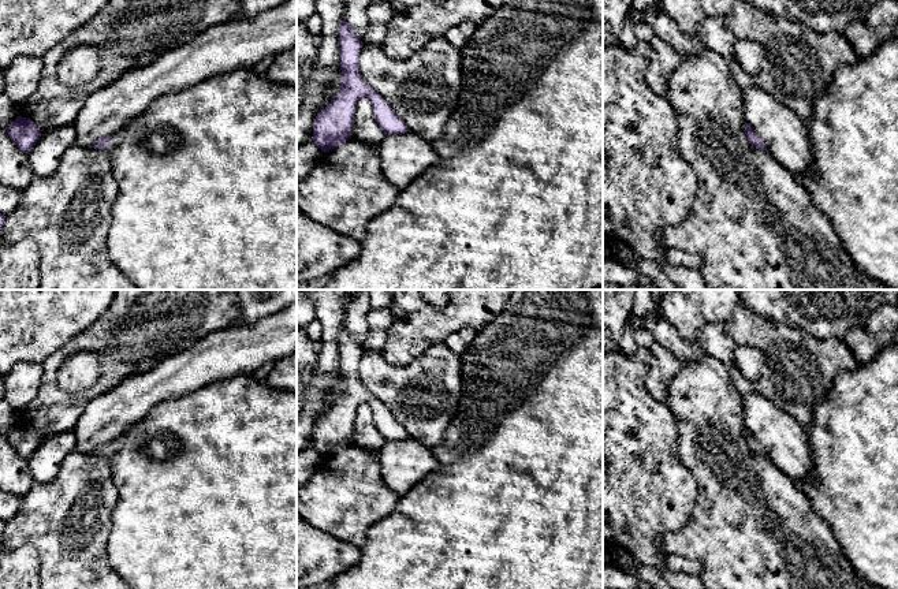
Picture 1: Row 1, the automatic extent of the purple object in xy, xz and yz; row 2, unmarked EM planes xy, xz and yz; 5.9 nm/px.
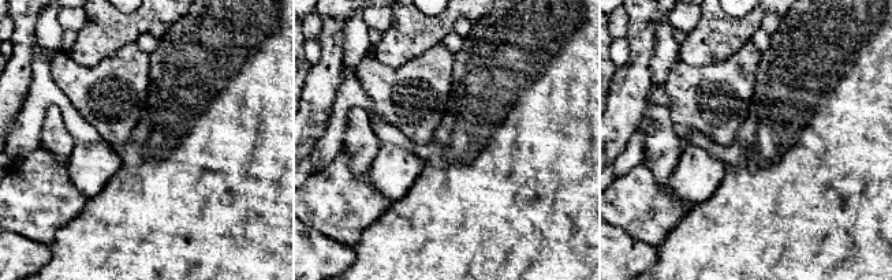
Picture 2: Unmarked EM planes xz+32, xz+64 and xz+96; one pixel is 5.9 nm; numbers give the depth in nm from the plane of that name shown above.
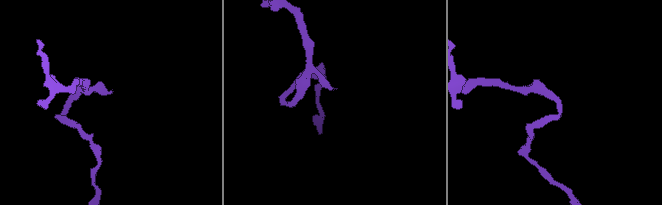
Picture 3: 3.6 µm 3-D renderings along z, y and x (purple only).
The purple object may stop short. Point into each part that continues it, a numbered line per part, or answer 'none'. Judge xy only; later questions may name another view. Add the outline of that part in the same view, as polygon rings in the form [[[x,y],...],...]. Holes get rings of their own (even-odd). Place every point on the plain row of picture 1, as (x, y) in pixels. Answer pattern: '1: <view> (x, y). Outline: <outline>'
1: xy (207, 483). Outline: [[[251,374],[215,381],[156,406],[104,455],[119,499],[111,518],[107,555],[133,589],[297,589],[297,394],[272,388]]]

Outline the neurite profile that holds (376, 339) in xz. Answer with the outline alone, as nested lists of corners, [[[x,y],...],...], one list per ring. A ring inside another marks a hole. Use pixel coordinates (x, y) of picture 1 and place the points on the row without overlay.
[[[370,329],[365,342],[365,350],[381,353],[388,340],[388,332],[381,329]]]

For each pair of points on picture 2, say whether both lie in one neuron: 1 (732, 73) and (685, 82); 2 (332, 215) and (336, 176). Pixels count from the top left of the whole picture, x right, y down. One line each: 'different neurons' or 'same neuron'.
1: same neuron
2: same neuron

